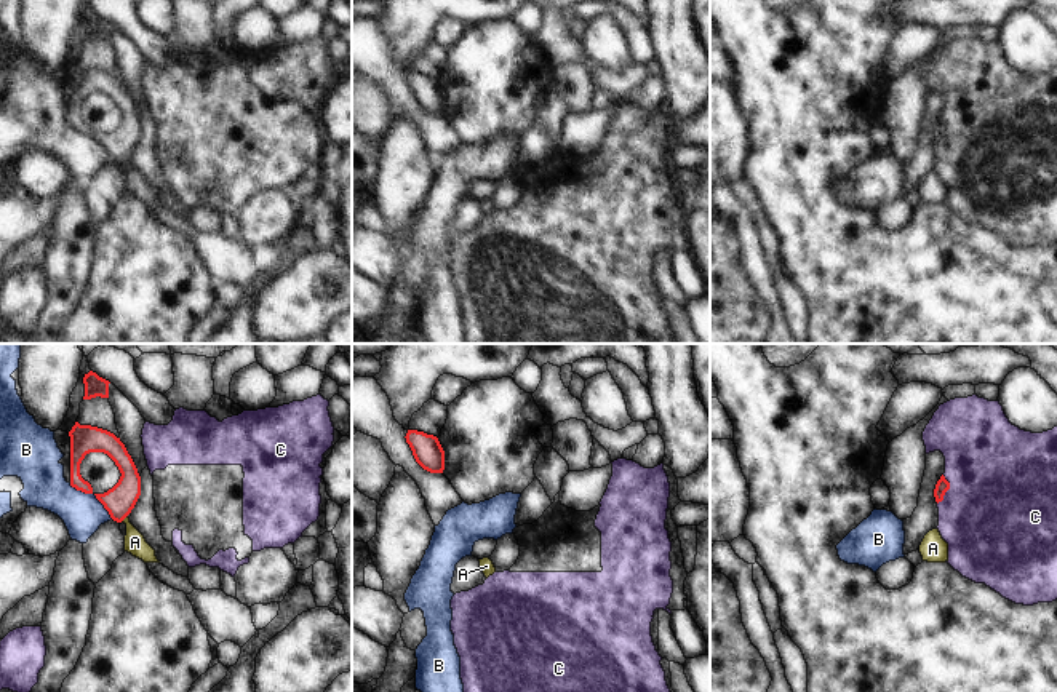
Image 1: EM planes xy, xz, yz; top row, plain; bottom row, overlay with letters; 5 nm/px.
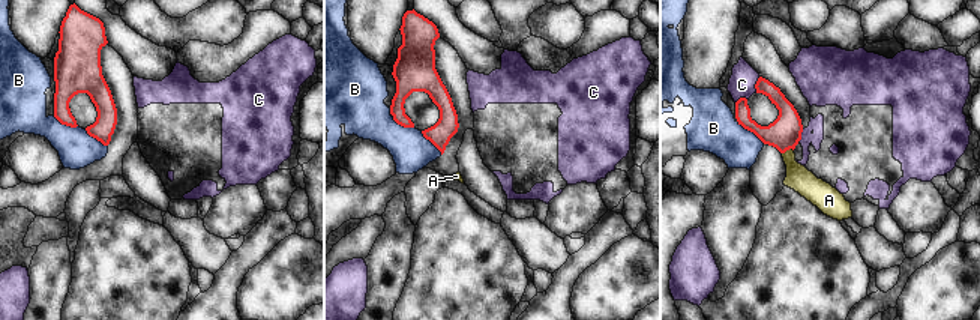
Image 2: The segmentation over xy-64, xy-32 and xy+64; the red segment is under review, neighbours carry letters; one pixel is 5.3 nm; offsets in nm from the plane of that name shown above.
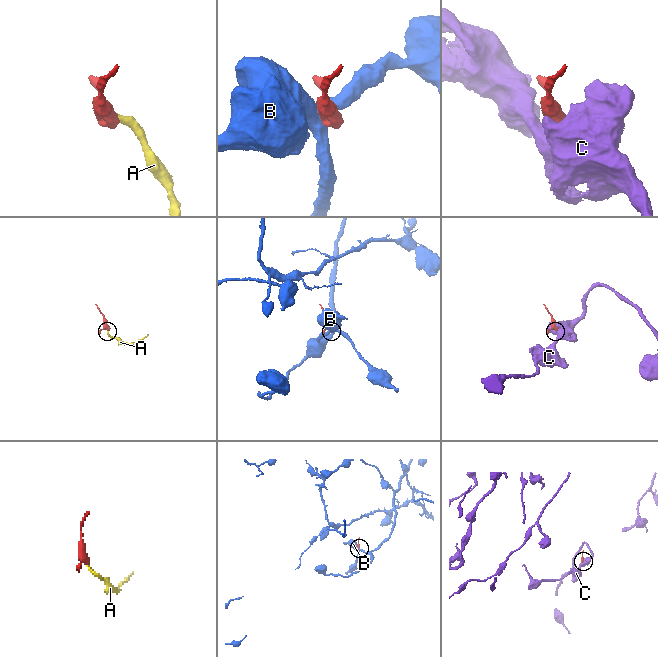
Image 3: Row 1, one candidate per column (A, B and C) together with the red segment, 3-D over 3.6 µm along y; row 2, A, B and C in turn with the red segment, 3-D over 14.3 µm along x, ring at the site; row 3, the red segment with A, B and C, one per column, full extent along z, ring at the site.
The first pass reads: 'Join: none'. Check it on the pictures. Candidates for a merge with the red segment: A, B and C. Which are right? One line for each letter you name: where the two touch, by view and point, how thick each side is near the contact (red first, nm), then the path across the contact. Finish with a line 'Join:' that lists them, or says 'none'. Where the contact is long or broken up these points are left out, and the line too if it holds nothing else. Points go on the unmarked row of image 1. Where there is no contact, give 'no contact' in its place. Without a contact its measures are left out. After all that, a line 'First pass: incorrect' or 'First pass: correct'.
A: contact xy (123, 160); calibres 150 and 110 nm; way xy (119, 143), (123, 160), (130, 168), (135, 184)
Join: A
First pass: incorrect

